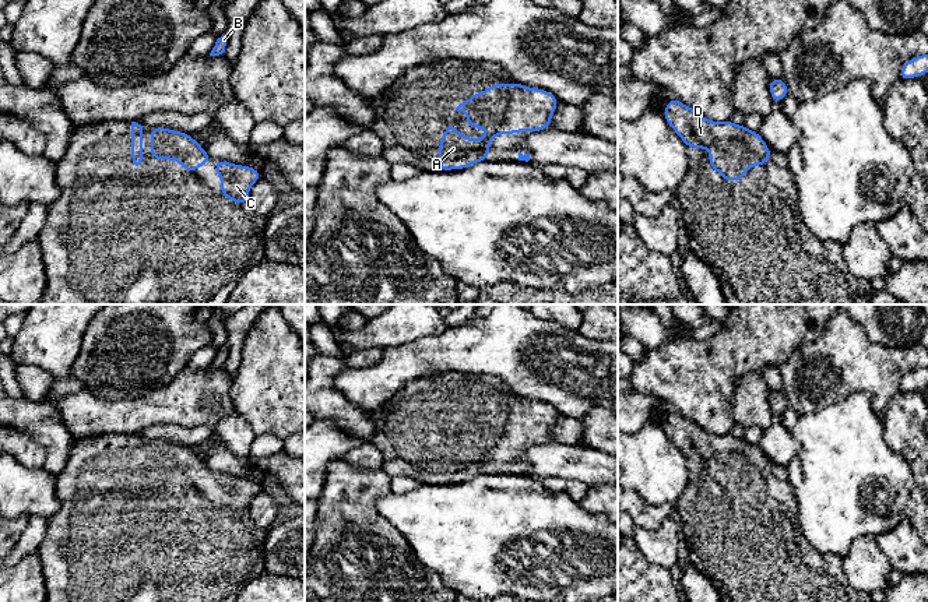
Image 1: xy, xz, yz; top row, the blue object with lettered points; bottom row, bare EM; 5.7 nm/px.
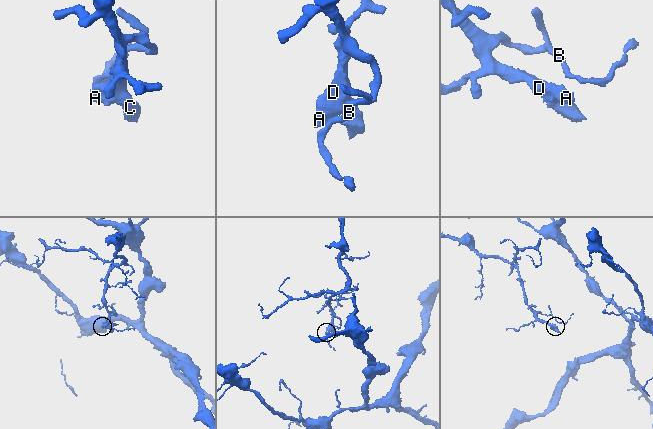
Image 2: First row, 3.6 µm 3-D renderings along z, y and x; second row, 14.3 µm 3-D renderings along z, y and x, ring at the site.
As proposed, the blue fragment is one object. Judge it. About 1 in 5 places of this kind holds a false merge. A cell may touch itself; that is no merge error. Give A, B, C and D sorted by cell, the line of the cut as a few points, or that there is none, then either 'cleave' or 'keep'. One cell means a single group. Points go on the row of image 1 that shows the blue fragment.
A B C D; no cut; keep

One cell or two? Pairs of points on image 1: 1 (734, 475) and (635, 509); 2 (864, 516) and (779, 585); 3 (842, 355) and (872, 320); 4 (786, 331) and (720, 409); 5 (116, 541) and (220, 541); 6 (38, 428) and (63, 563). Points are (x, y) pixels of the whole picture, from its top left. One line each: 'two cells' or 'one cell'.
1: two cells
2: two cells
3: two cells
4: one cell
5: one cell
6: two cells

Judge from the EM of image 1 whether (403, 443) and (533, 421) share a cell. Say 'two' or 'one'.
one

